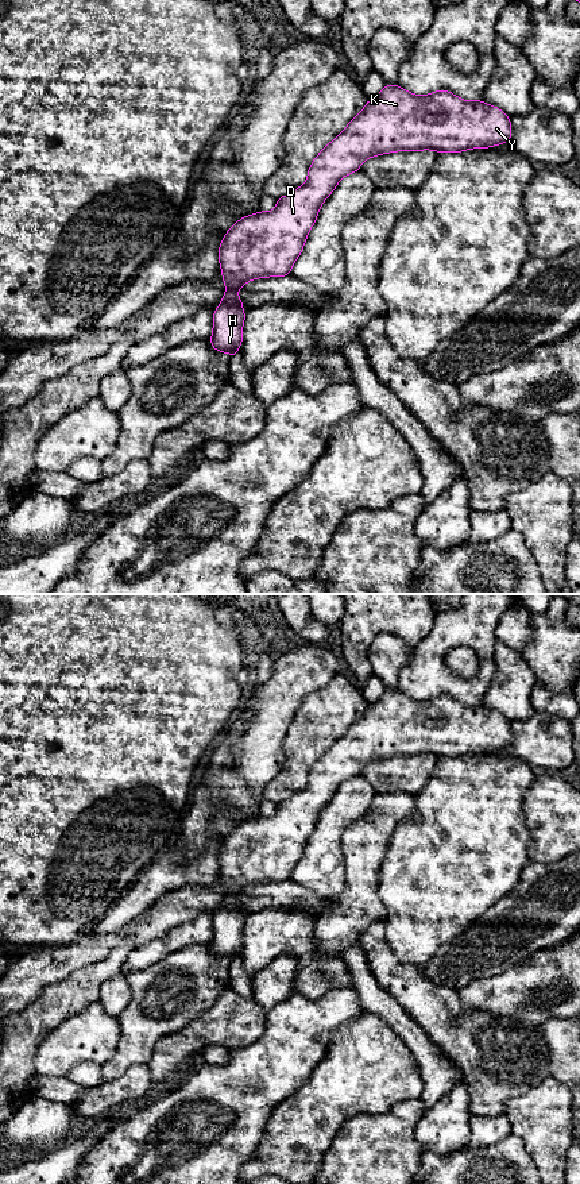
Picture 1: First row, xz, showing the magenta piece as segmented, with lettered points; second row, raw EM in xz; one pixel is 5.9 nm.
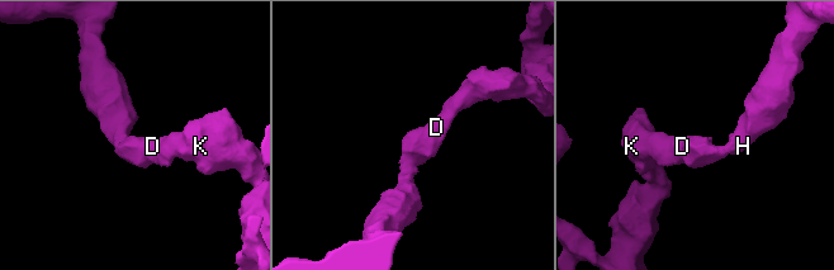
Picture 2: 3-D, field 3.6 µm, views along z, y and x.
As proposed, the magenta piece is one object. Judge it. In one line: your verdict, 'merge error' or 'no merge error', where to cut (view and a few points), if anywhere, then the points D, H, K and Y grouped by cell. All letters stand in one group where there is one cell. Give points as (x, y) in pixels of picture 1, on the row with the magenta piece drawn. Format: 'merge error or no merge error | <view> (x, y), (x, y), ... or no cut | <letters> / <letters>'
no merge error | no cut | D H K Y

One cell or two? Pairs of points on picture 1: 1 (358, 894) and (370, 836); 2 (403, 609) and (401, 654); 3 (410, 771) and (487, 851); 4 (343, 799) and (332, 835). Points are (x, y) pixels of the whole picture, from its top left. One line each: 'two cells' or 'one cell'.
1: one cell
2: two cells
3: two cells
4: one cell

